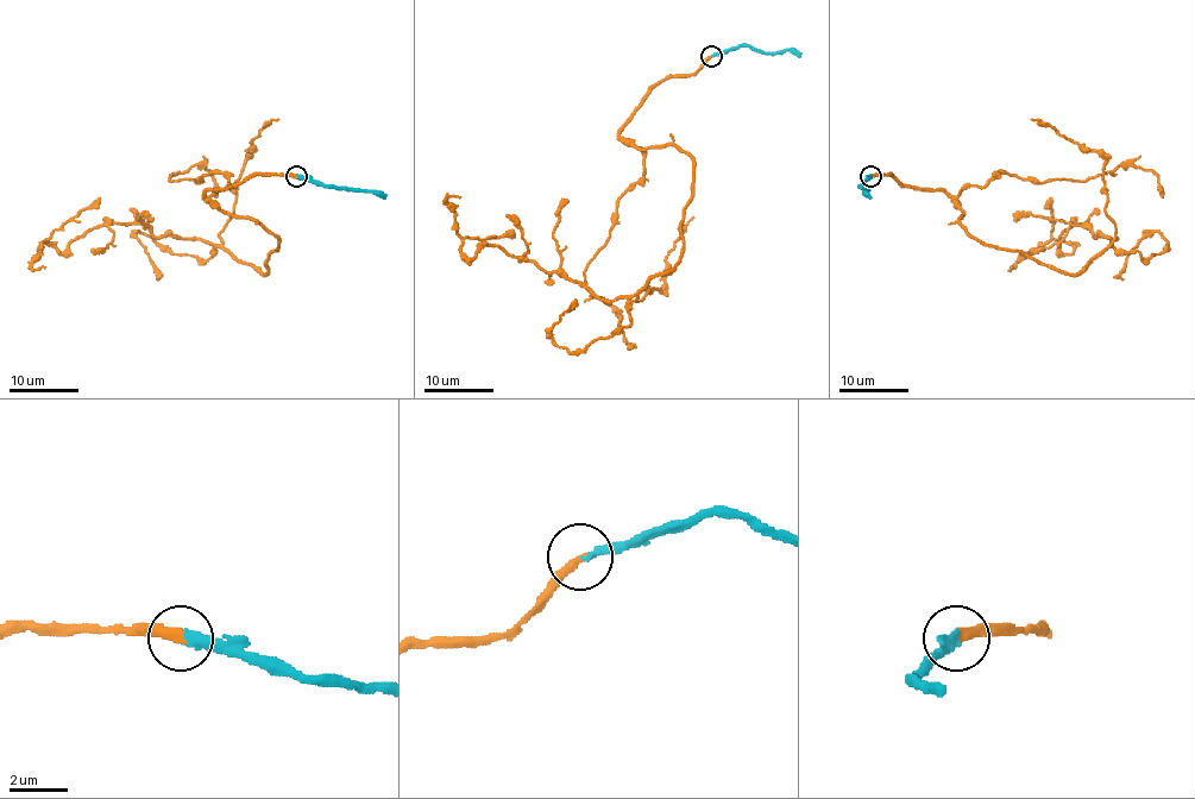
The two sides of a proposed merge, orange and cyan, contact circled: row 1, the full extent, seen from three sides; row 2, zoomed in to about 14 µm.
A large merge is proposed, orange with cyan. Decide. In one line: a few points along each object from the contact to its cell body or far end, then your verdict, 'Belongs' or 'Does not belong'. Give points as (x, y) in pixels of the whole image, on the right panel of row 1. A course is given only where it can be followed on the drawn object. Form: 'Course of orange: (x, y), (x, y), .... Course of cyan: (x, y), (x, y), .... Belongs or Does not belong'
Course of orange: (869, 177), (941, 189), (973, 237), (1058, 270), (1114, 239), (1076, 224), (1073, 251), (1012, 268). Course of cyan: (869, 177), (861, 186), (872, 197). Belongs

